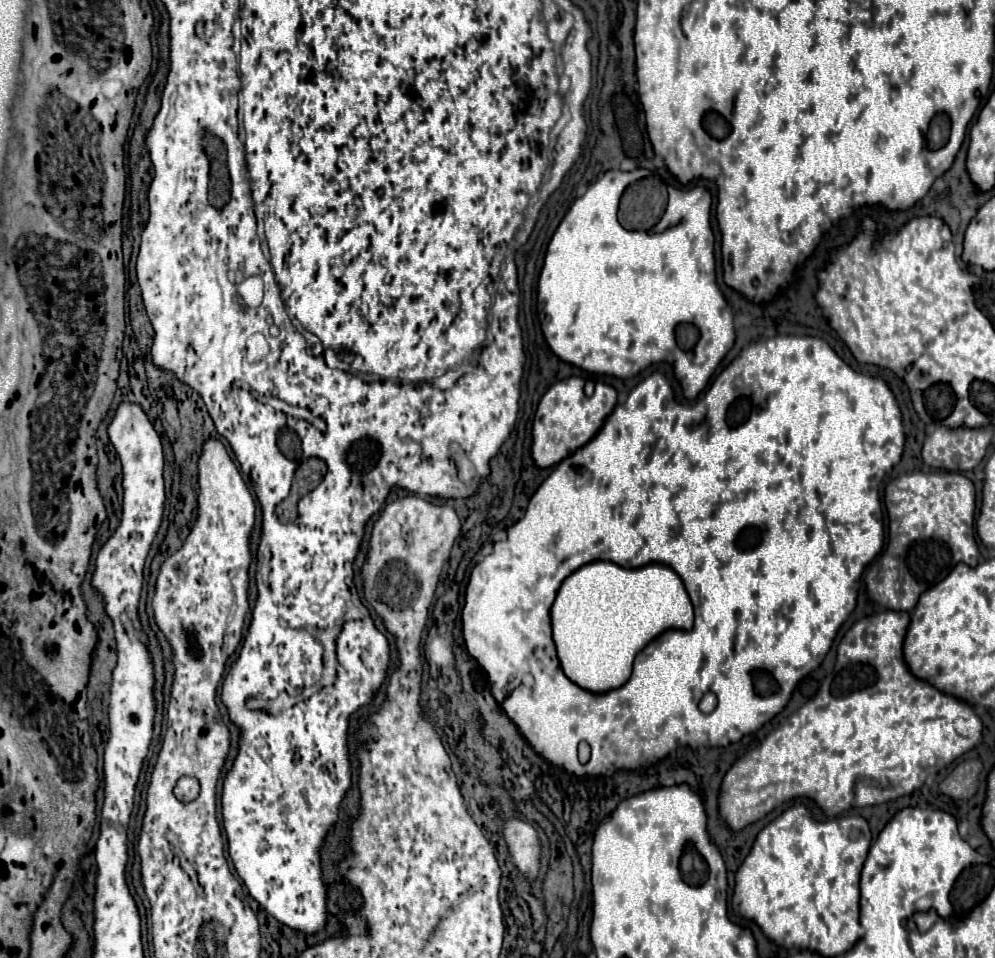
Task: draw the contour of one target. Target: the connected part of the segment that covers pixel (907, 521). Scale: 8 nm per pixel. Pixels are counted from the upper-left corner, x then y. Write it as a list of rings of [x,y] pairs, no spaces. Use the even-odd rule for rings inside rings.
[[[942,470],[906,473],[884,488],[884,504],[890,520],[890,552],[880,554],[868,566],[866,588],[888,610],[908,612],[916,606],[918,596],[944,580],[958,562],[978,564],[974,538],[976,492],[966,476]]]

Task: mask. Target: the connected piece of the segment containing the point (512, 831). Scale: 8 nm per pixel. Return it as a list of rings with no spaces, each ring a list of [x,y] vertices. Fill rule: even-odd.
[[[514,818],[508,824],[504,824],[504,838],[508,842],[508,850],[516,868],[524,876],[534,880],[538,874],[538,856],[540,856],[536,830],[528,822]]]

